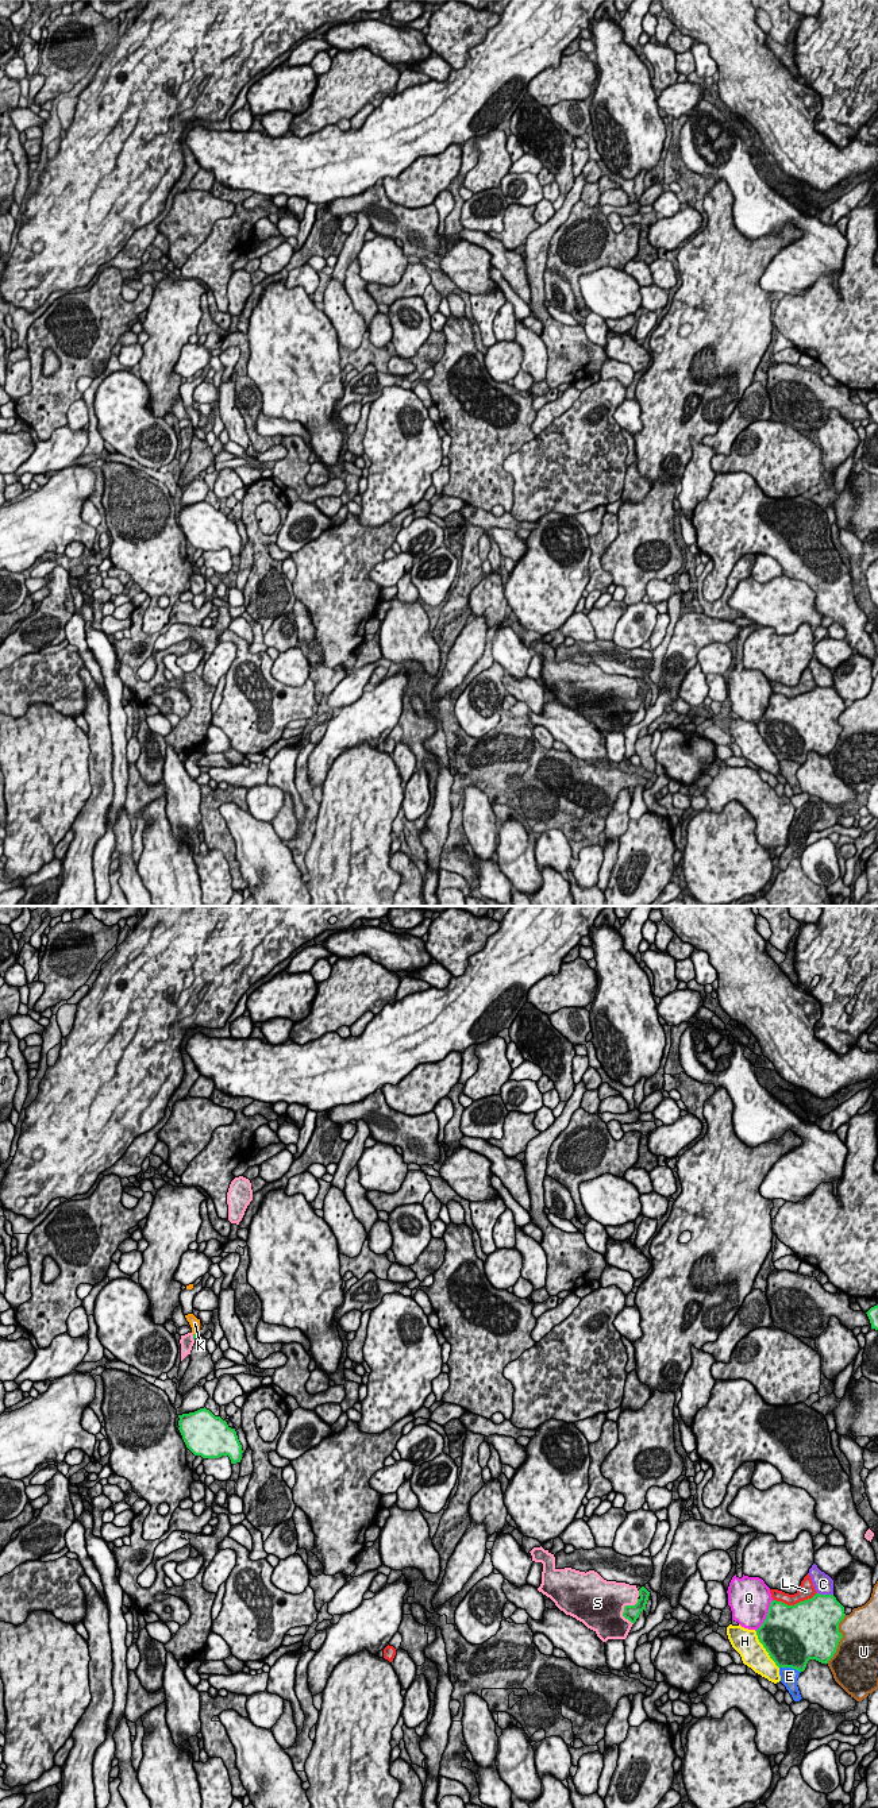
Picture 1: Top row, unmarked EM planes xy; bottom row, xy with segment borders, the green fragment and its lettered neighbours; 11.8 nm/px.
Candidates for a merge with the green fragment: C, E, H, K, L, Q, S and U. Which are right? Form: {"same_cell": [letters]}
{"same_cell": ["K"]}

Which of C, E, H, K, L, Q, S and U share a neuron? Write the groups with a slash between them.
C L / E / H Q / K / S / U

